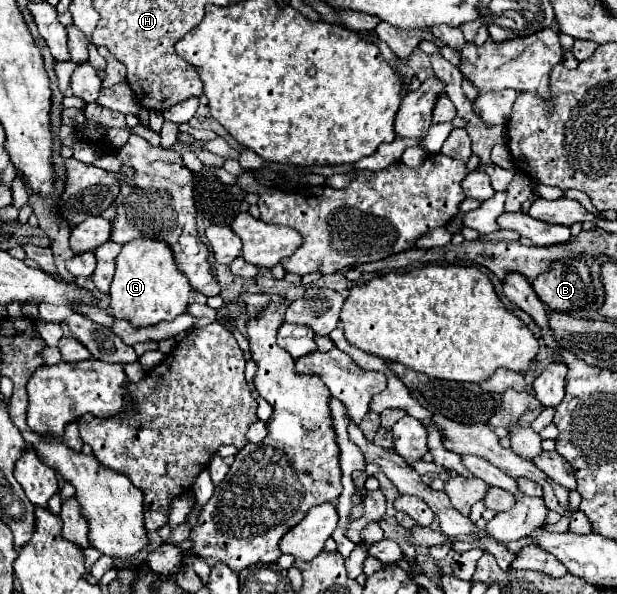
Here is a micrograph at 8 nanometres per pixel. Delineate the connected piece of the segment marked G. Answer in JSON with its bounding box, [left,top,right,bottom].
[111,239,191,327]

